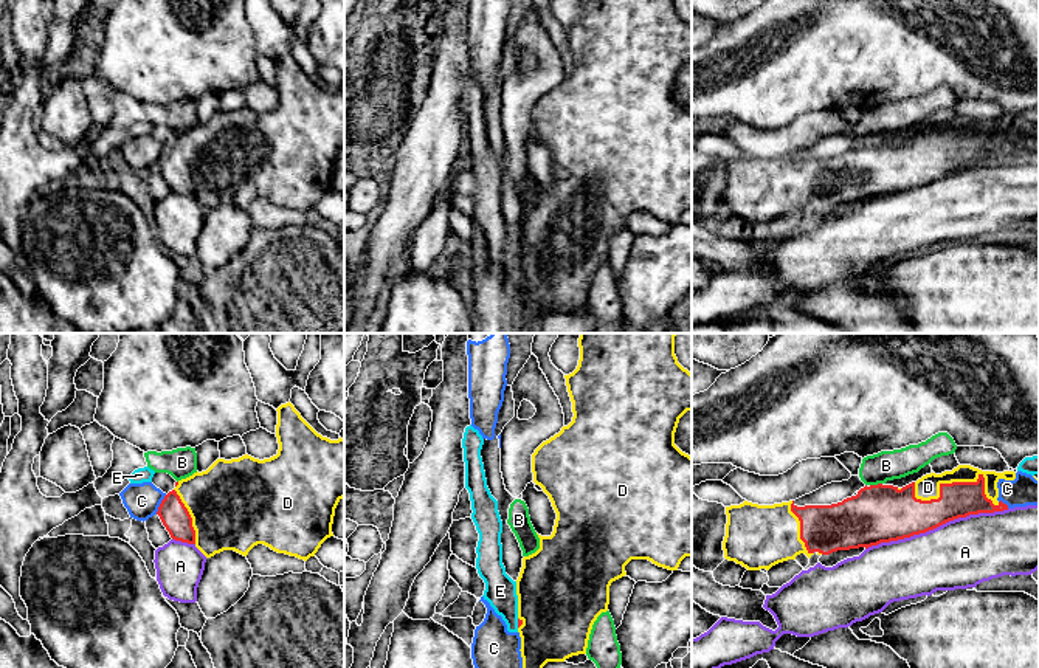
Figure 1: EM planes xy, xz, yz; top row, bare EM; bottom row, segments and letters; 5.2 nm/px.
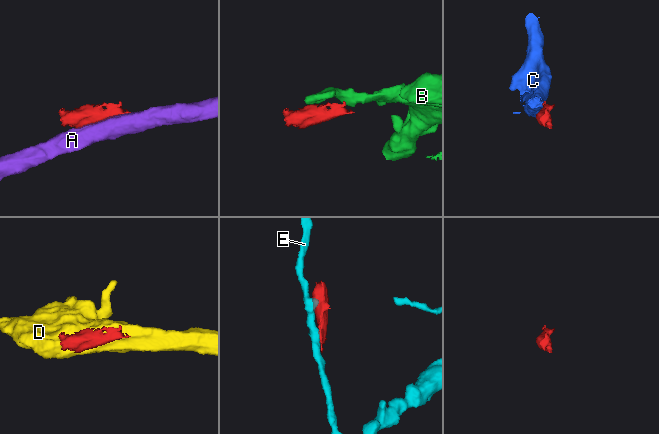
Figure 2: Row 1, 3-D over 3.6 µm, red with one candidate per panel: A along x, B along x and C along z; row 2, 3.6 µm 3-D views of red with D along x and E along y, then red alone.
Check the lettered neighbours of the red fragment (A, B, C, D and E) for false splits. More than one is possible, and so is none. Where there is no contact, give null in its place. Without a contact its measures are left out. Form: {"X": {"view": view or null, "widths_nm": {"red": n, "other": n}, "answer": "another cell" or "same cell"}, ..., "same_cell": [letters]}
{"A": {"view": "yz", "widths_nm": {"red": 260, "other": 360}, "answer": "another cell"}, "B": {"view": "yz", "widths_nm": {"red": 300, "other": 160}, "answer": "another cell"}, "C": {"view": "xy", "widths_nm": {"red": 150, "other": 180}, "answer": "another cell"}, "D": {"view": "yz", "widths_nm": {"red": 190, "other": 120}, "answer": "same cell"}, "E": {"view": "xz", "widths_nm": {"red": 30, "other": 160}, "answer": "another cell"}, "same_cell": ["D"]}

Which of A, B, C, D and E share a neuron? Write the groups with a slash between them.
A / B / C / D / E

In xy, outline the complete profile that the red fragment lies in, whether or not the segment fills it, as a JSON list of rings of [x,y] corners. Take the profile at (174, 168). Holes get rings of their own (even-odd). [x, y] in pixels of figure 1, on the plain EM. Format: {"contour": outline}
{"contour": [[[290,54],[276,64],[276,108],[264,113],[248,107],[231,113],[217,112],[206,124],[175,135],[175,141],[164,149],[157,164],[172,192],[194,197],[206,211],[223,203],[247,209],[254,198],[264,197],[278,206],[307,214],[333,189],[335,161],[344,150],[344,91],[330,93],[318,87]]]}

